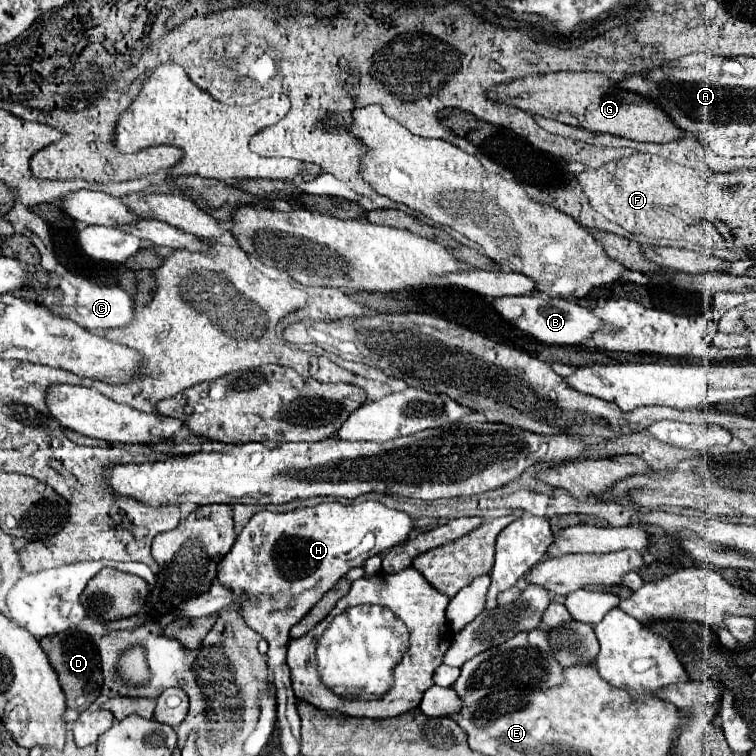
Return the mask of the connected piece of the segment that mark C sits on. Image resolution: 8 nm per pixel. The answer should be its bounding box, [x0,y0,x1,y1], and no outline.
[15,271,135,329]

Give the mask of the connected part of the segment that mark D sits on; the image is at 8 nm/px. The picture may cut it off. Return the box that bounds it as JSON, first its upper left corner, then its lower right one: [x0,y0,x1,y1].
[41,631,103,711]

